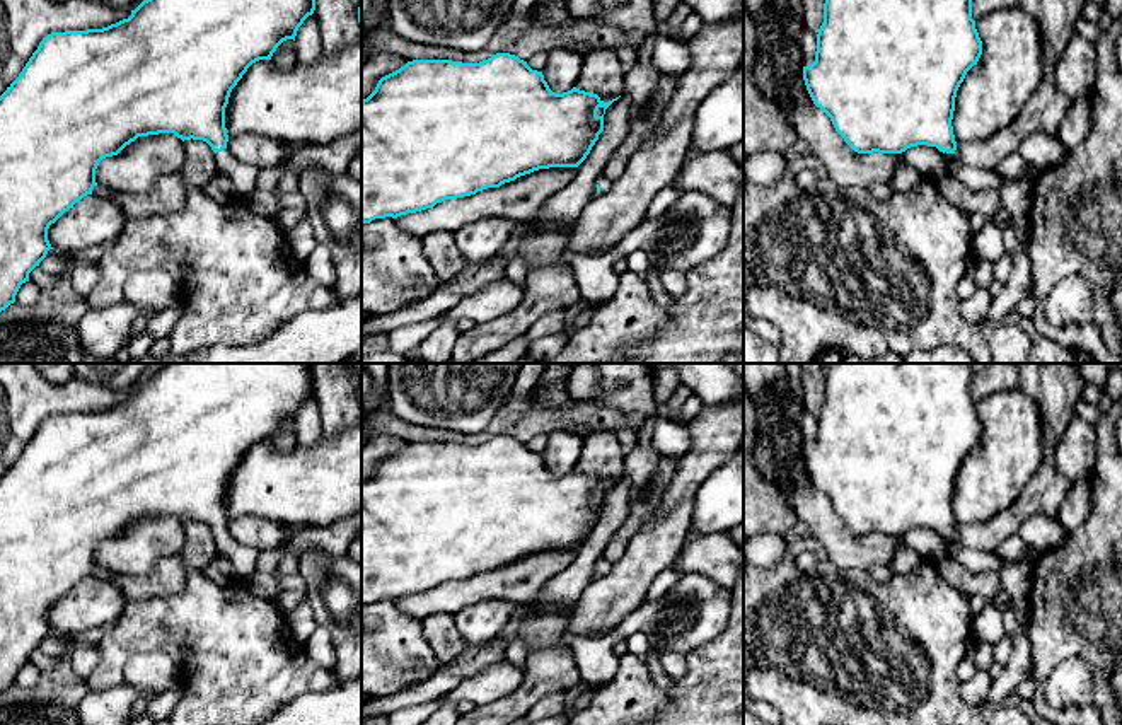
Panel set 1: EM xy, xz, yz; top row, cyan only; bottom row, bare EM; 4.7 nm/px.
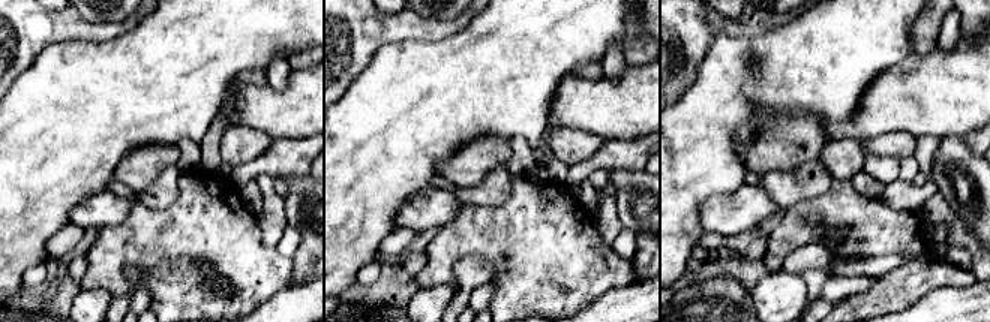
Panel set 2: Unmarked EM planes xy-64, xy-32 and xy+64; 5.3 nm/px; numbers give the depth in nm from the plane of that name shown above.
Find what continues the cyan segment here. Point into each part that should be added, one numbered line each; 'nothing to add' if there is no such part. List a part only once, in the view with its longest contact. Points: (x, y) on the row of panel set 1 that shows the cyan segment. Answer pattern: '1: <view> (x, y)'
1: xy (242, 176)

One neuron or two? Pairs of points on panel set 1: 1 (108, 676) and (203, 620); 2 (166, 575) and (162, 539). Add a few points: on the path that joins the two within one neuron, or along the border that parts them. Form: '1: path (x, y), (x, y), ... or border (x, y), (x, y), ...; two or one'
1: path (123, 650), (138, 635), (169, 635), (178, 626); one
2: border (178, 553), (164, 556), (147, 574), (128, 575); two

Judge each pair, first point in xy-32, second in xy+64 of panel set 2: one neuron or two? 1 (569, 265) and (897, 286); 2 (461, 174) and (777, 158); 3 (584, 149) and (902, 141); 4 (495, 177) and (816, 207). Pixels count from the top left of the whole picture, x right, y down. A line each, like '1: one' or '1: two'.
1: one
2: one
3: one
4: two

